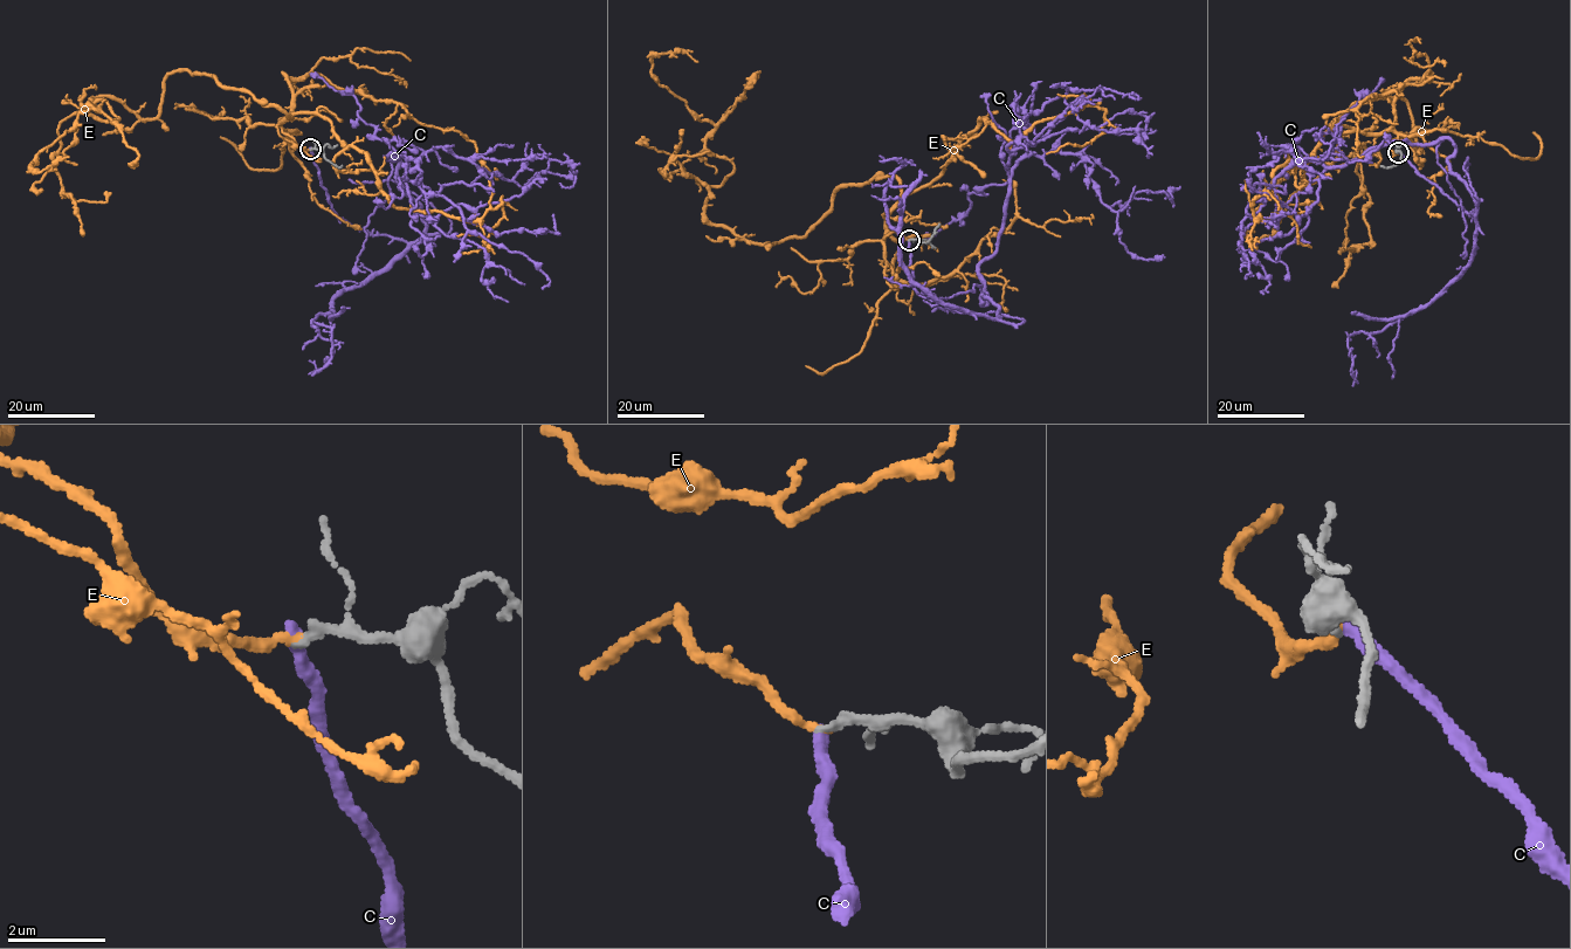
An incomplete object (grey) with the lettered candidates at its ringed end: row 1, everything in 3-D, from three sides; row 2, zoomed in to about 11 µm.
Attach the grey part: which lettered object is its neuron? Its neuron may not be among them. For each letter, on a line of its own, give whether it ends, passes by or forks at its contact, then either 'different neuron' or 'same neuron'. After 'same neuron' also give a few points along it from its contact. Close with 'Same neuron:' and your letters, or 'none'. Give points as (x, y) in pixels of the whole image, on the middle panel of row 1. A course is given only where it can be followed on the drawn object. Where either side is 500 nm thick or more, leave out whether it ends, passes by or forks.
C: it ends | different neuron
E: it ends | same neuron | via (910, 240), (884, 239), (889, 176), (839, 187), (800, 236), (714, 226), (734, 165), (652, 74), (698, 62)
Same neuron: E

